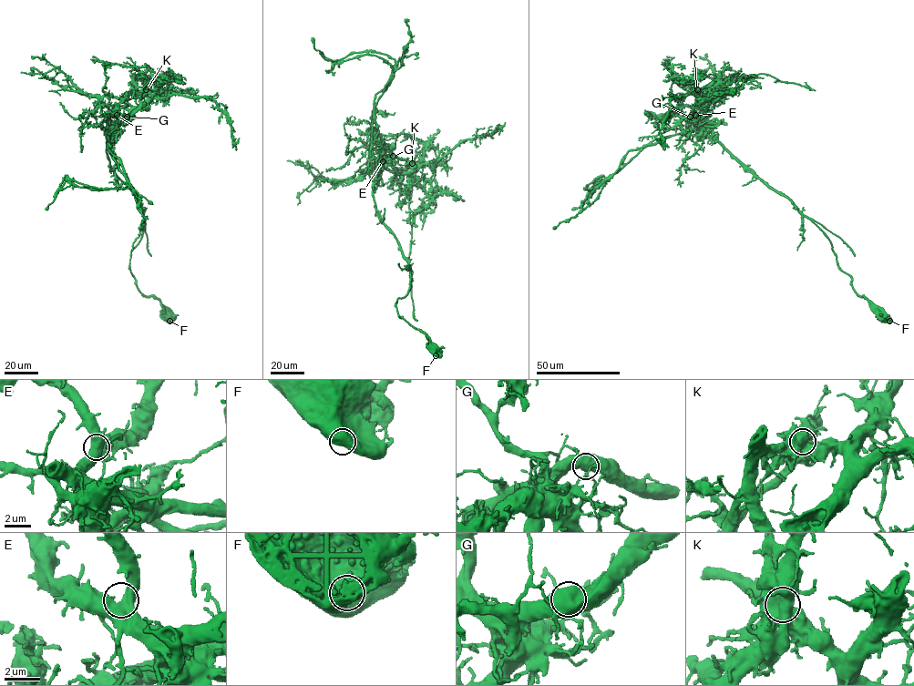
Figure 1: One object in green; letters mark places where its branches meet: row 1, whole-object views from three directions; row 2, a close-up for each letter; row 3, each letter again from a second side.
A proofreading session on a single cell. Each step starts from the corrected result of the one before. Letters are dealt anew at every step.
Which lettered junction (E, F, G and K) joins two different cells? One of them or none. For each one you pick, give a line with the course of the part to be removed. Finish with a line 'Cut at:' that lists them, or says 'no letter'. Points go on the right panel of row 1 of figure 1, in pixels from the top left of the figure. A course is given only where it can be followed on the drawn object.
K: course (697, 89), (691, 117), (722, 122), (630, 149), (619, 168), (590, 193)
Cut at: K

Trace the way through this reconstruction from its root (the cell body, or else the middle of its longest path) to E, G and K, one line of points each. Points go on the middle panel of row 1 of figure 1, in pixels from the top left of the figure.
E: (431, 347), (426, 335), (397, 312), (396, 301), (409, 288), (409, 265), (376, 212), (373, 180), (383, 161)
G: (431, 347), (426, 335), (397, 312), (396, 301), (409, 288), (409, 265), (376, 212), (373, 180), (393, 156)
K: (431, 347), (397, 312), (409, 265), (373, 193), (391, 157), (412, 163)

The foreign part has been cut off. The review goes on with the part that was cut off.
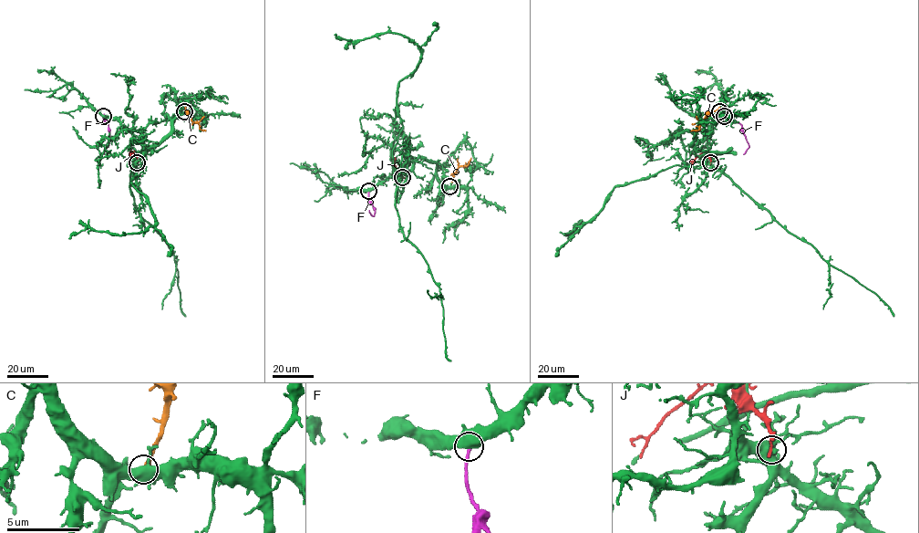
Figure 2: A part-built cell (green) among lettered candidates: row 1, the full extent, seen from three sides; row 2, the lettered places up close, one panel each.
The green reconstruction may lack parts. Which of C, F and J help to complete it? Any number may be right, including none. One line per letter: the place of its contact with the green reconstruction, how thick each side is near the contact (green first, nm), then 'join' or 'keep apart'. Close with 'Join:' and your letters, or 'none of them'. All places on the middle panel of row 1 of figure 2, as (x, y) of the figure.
C: contact (449, 186); calibres 500 and 120 nm; keep apart
F: contact (368, 191); calibres 550 and 280 nm; keep apart
J: contact (402, 177); calibres 200 and 100 nm; keep apart
Join: none of them

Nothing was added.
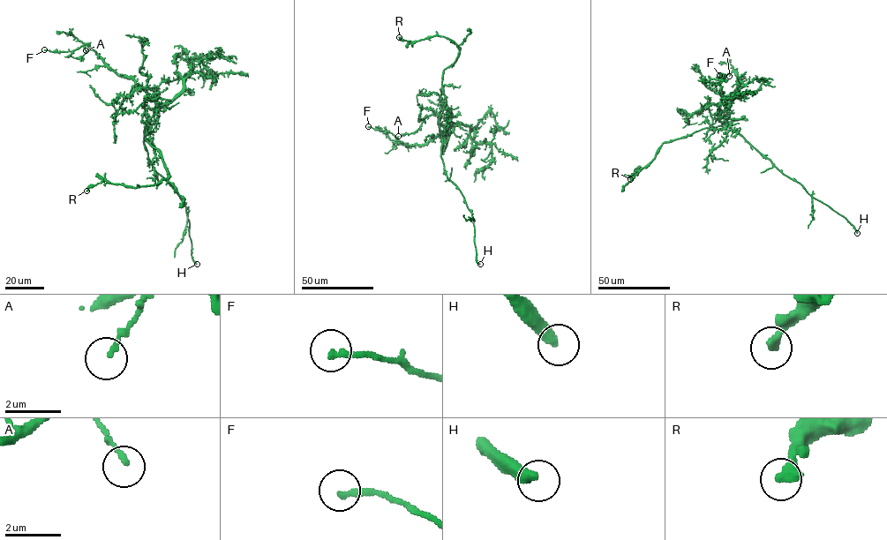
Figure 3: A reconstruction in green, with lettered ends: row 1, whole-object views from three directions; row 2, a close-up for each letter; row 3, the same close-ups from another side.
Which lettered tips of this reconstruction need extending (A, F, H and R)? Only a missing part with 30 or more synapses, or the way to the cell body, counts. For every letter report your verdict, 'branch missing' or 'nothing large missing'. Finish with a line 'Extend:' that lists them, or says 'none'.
A: nothing large missing
F: nothing large missing
H: branch missing
R: nothing large missing
Extend: H

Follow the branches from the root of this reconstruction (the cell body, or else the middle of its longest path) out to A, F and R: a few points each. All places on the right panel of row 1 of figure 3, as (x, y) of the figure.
A: (743, 116), (725, 118), (718, 116), (732, 96), (738, 93), (739, 78), (733, 71), (729, 76)
F: (743, 116), (725, 118), (718, 116), (732, 96), (738, 93), (739, 78), (733, 71), (725, 76), (719, 75)
R: (743, 116), (664, 142), (655, 157), (629, 176), (635, 171), (630, 179)

